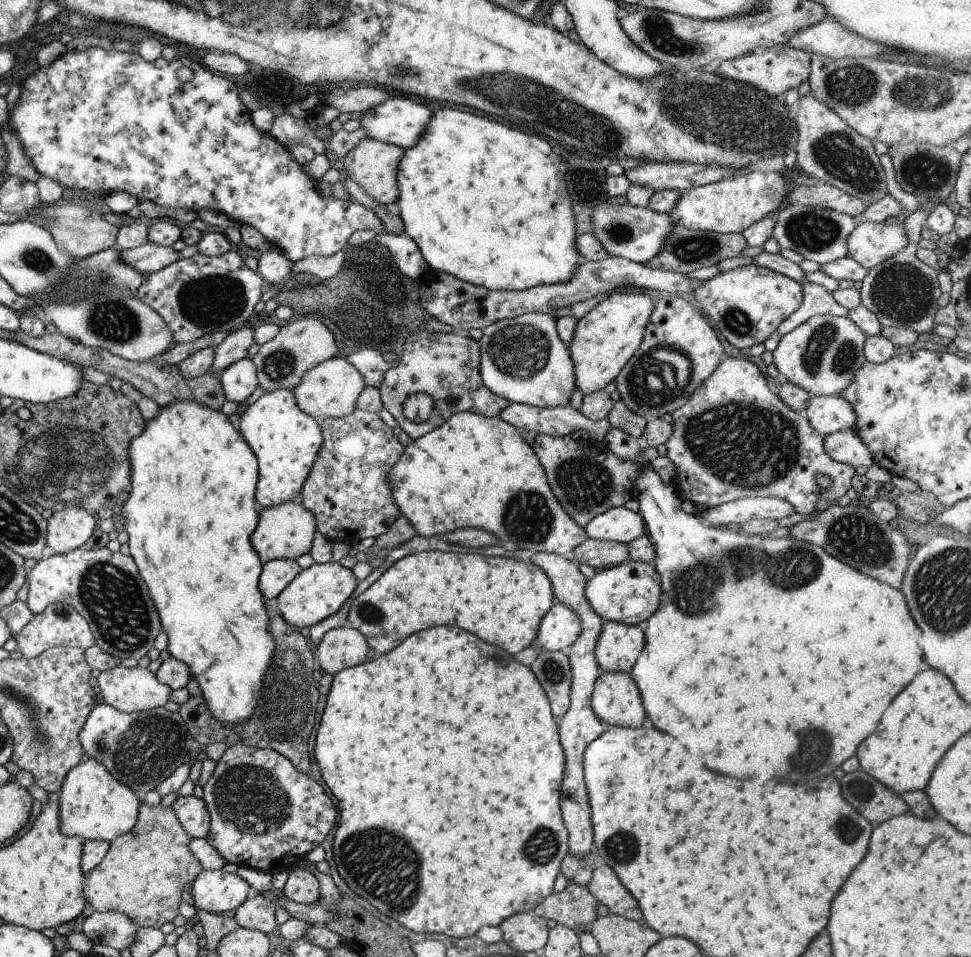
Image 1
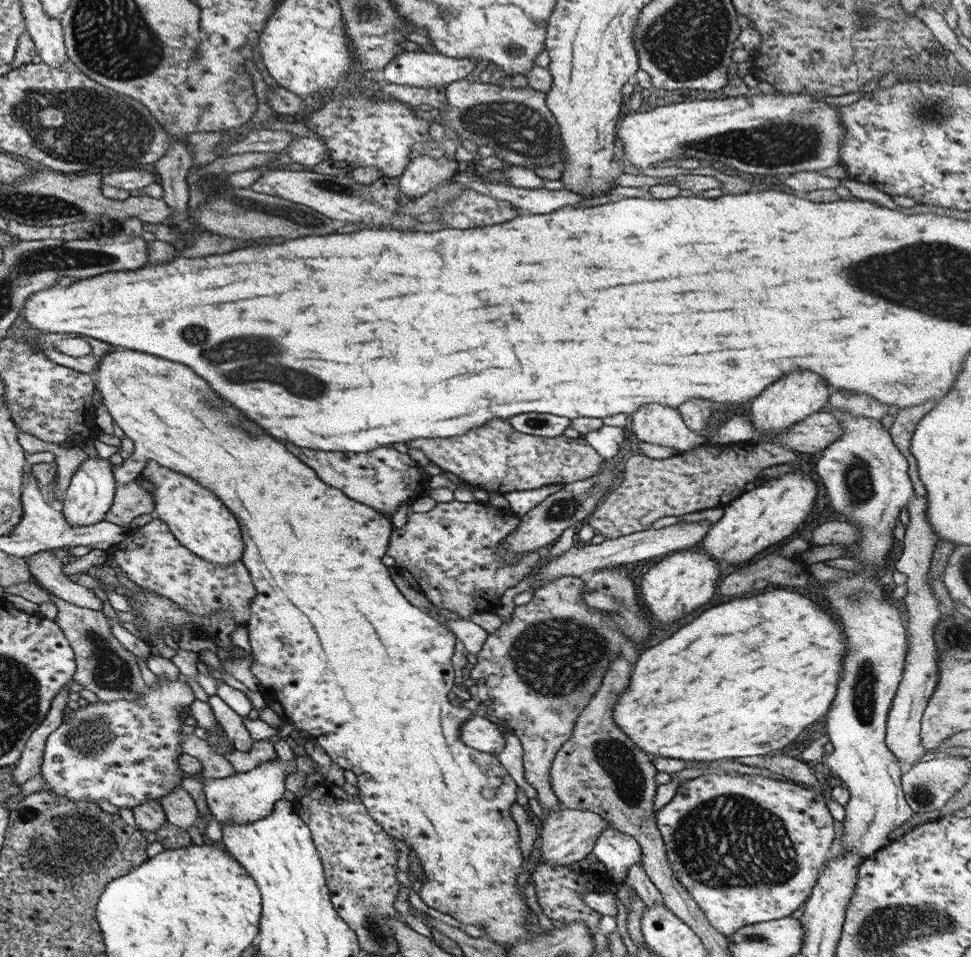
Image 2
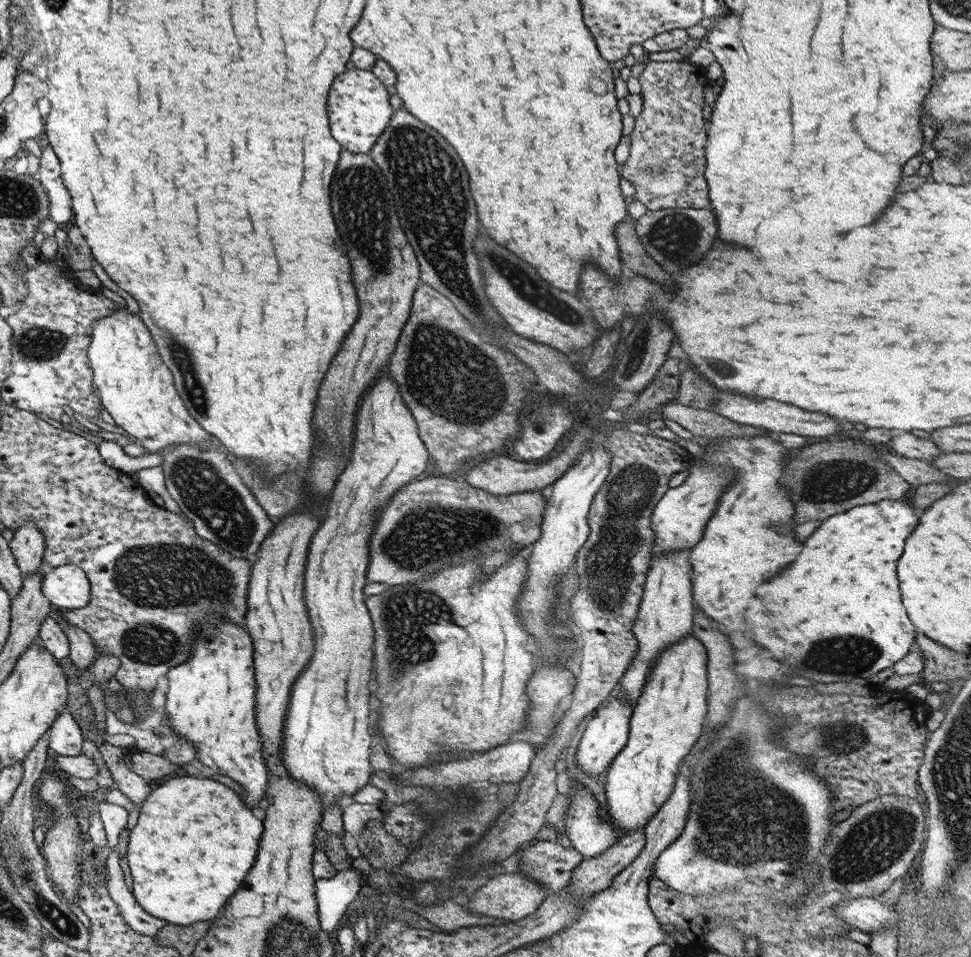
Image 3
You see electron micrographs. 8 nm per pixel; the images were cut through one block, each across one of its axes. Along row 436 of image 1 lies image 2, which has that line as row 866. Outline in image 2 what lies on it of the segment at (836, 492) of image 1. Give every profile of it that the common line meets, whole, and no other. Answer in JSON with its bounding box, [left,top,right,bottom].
[655,771,832,937]

